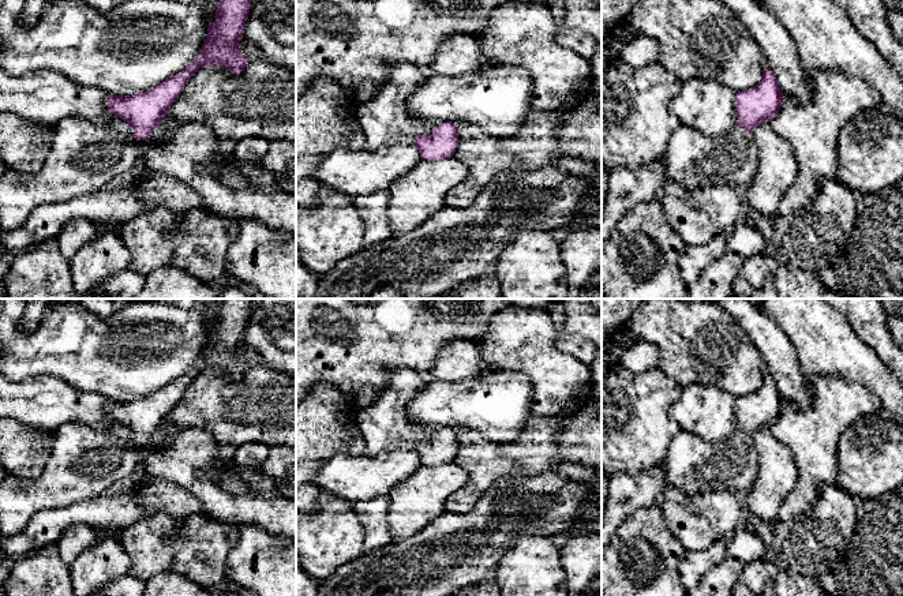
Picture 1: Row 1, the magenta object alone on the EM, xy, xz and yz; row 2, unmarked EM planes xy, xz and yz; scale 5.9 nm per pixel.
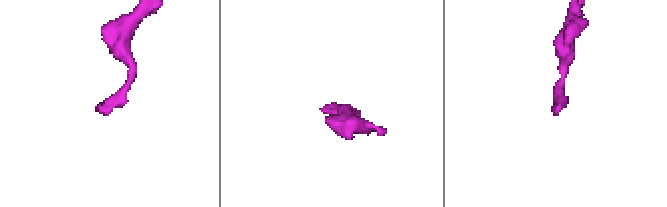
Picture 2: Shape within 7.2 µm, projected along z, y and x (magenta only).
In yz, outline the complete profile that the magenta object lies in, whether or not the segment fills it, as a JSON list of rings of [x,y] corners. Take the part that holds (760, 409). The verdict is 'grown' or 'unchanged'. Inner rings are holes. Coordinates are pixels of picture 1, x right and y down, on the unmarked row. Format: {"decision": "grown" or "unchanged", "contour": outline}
{"decision": "grown", "contour": [[[764,374],[757,391],[737,398],[738,426],[727,439],[705,442],[681,431],[670,442],[663,460],[664,487],[678,487],[687,495],[707,491],[747,492],[757,477],[753,436],[778,421],[783,404],[773,376]]]}

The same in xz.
{"decision": "grown", "contour": [[[408,367],[391,370],[378,400],[356,411],[355,423],[366,443],[367,456],[413,450],[421,465],[435,466],[454,461],[460,449],[457,430],[443,428],[434,434],[406,416],[409,401],[428,381],[427,374]]]}

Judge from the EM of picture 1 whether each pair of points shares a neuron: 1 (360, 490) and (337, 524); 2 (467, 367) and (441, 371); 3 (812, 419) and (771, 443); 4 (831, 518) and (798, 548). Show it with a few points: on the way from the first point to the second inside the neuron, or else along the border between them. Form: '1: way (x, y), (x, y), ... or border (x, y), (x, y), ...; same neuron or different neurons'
1: border (321, 488), (330, 490), (351, 502); different neurons
2: way (460, 367), (448, 367); same neuron
3: border (771, 427), (771, 431), (789, 449), (795, 467); different neurons
4: way (823, 527), (806, 543); same neuron

